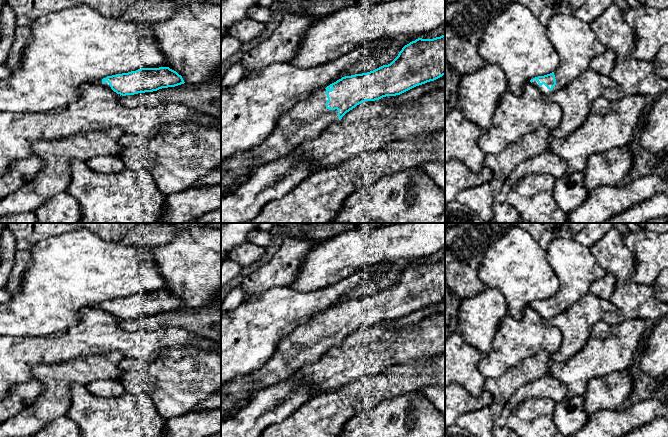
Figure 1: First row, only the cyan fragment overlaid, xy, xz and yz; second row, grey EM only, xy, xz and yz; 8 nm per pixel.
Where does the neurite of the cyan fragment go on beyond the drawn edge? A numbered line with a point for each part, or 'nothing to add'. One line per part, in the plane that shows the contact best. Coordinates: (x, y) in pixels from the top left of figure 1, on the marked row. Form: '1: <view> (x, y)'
1: xz (417, 91)

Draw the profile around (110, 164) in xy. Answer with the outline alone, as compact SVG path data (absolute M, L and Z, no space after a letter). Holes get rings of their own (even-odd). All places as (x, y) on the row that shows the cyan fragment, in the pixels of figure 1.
M115 155L92 157L85 163L90 170L97 173L114 174L126 170L122 159Z

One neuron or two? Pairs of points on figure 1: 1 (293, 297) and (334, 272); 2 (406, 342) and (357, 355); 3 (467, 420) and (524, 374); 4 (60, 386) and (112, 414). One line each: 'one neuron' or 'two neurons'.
1: two neurons
2: one neuron
3: one neuron
4: two neurons

